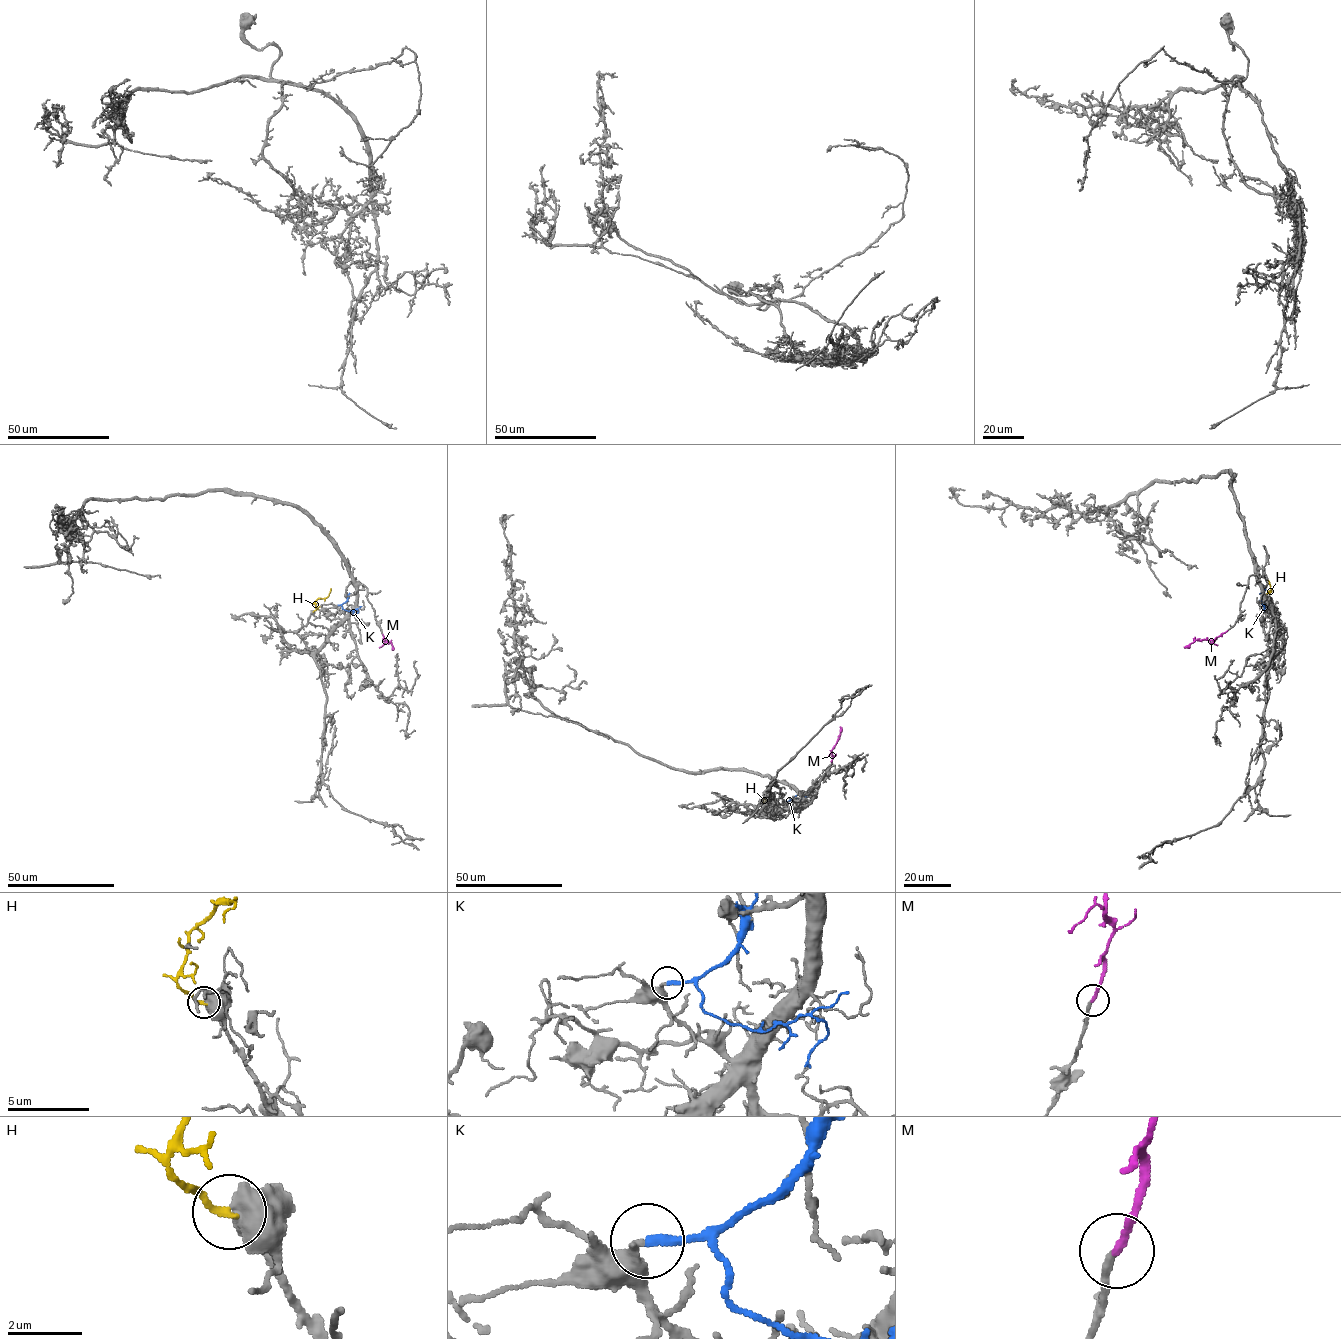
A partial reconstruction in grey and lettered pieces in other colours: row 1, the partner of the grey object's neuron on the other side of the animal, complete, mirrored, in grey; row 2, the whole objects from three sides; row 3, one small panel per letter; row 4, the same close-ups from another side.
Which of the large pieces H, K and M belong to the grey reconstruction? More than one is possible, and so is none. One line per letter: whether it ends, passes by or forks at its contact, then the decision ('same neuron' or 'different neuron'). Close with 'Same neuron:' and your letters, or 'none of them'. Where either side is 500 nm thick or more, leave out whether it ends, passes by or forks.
H: same neuron
K: it ends; different neuron
M: it ends; same neuron
Same neuron: H, M

